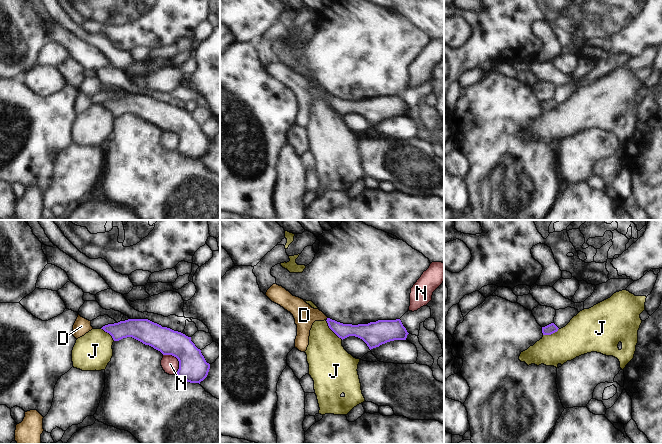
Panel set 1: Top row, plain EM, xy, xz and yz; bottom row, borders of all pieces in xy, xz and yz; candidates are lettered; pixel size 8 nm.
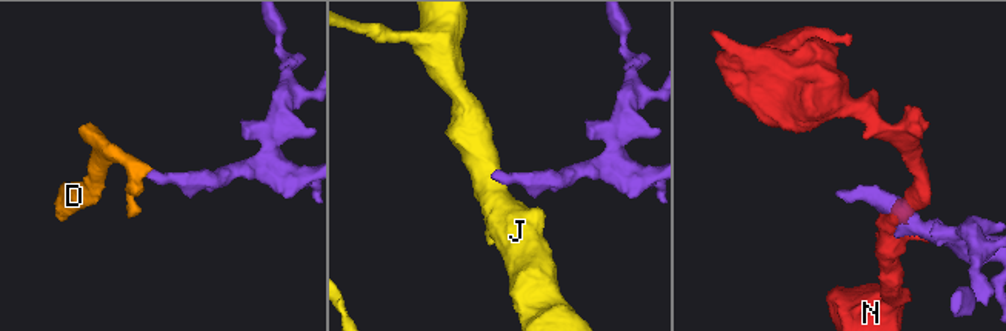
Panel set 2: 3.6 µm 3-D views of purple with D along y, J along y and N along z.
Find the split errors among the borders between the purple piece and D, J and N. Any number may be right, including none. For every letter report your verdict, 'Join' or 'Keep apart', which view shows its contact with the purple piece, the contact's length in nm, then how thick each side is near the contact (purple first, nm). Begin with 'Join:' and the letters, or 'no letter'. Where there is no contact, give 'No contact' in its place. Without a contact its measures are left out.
Join: D
D: Join. Touches purple in xz. Shared border 30 nm. Thickness 120 nm (purple) against 170 nm
J: Keep apart. Touches purple in xz. Shared border 220 nm. Thickness 130 nm (purple) against 320 nm
N: Keep apart. Touches purple in xy. Shared border 200 nm. Thickness 240 nm (purple) against 140 nm

